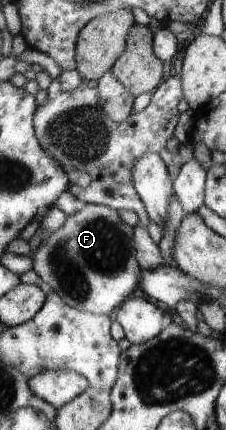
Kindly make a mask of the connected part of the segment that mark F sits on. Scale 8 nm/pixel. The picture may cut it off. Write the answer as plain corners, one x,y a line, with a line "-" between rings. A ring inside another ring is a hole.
85,203
74,214
67,216
67,222
55,230
34,254
30,254
34,269
46,288
63,297
76,310
95,315
108,315
132,296
138,287
141,268
135,257
133,228
122,222
117,210
104,205

